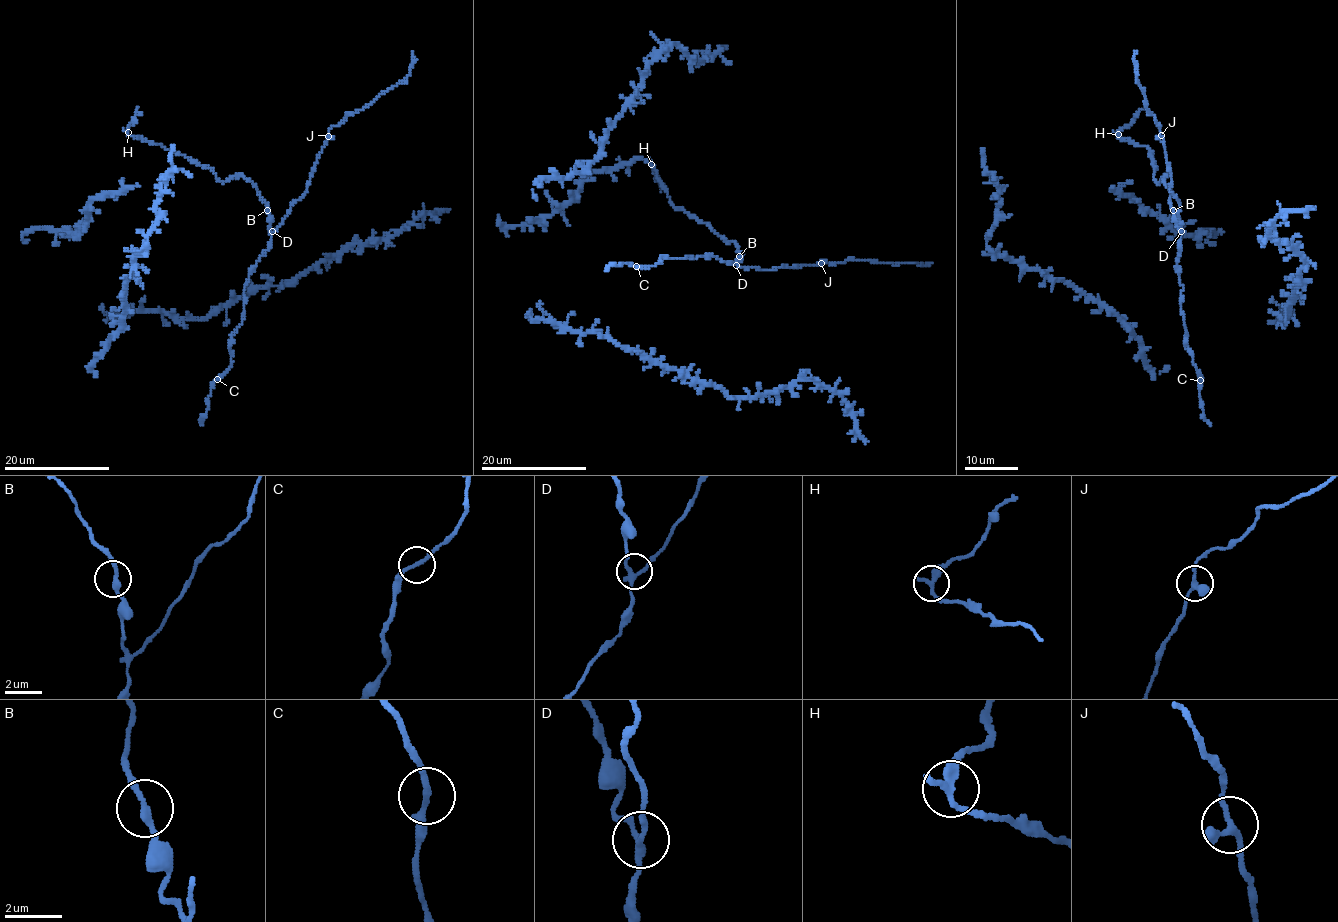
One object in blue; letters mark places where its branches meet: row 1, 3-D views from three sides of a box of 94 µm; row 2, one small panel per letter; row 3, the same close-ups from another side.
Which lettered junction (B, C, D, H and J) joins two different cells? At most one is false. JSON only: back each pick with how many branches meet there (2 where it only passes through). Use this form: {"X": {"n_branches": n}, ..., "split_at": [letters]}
{"H": {"n_branches": 3}, "split_at": ["H"]}

